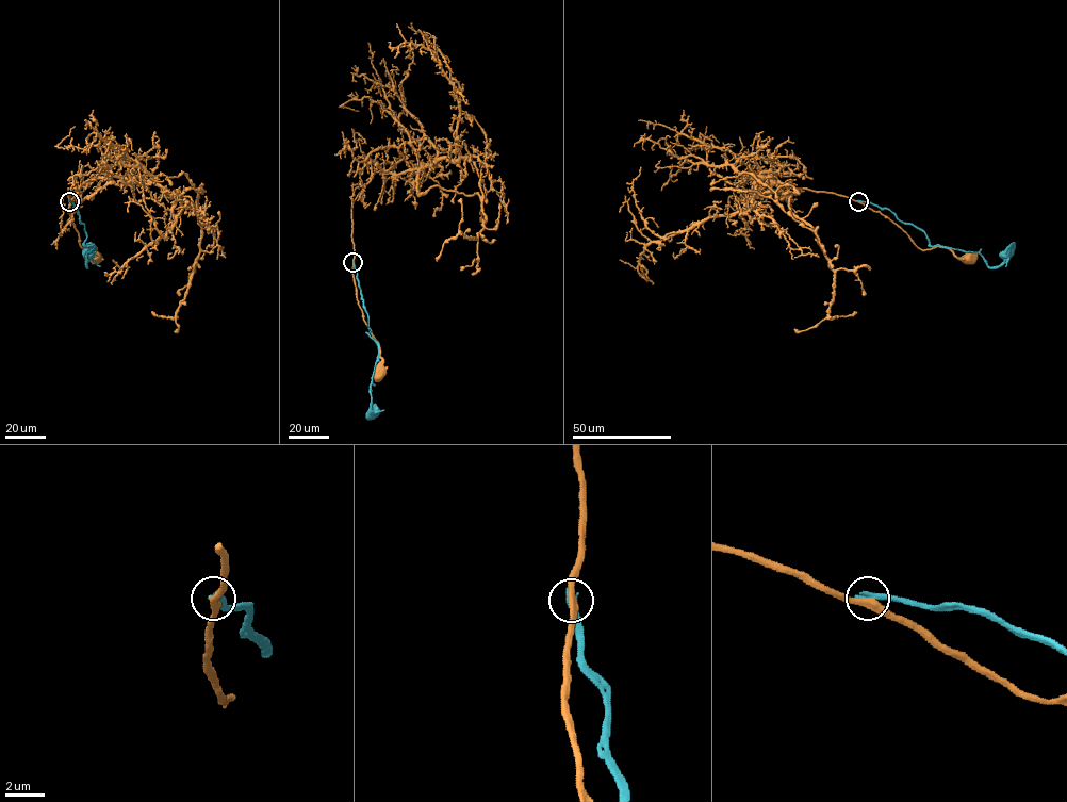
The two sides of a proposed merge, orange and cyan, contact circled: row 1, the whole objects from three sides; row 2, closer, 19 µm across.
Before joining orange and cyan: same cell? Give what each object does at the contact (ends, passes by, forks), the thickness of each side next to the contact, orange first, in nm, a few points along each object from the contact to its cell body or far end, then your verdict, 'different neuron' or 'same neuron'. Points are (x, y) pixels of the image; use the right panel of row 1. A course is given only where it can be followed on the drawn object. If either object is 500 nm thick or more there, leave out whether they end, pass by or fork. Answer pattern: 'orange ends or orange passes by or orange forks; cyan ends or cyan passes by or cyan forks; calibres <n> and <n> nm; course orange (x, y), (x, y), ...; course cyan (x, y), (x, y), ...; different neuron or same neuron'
orange passes by; cyan ends; calibres 380 and 360 nm; course orange (858, 201), (887, 216), (921, 249), (939, 246), (949, 248), (959, 258), (970, 257); course cyan (858, 201), (888, 209), (901, 221), (923, 231), (932, 246), (979, 252), (989, 266), (1000, 266), (1005, 254); different neuron

